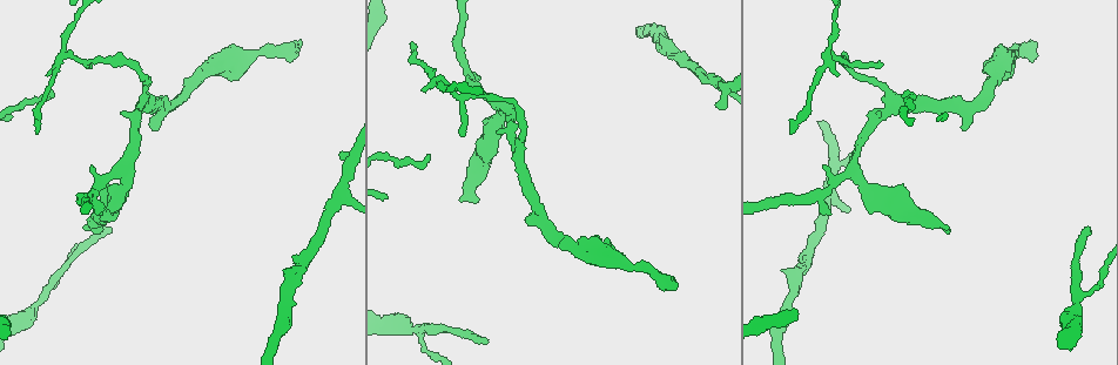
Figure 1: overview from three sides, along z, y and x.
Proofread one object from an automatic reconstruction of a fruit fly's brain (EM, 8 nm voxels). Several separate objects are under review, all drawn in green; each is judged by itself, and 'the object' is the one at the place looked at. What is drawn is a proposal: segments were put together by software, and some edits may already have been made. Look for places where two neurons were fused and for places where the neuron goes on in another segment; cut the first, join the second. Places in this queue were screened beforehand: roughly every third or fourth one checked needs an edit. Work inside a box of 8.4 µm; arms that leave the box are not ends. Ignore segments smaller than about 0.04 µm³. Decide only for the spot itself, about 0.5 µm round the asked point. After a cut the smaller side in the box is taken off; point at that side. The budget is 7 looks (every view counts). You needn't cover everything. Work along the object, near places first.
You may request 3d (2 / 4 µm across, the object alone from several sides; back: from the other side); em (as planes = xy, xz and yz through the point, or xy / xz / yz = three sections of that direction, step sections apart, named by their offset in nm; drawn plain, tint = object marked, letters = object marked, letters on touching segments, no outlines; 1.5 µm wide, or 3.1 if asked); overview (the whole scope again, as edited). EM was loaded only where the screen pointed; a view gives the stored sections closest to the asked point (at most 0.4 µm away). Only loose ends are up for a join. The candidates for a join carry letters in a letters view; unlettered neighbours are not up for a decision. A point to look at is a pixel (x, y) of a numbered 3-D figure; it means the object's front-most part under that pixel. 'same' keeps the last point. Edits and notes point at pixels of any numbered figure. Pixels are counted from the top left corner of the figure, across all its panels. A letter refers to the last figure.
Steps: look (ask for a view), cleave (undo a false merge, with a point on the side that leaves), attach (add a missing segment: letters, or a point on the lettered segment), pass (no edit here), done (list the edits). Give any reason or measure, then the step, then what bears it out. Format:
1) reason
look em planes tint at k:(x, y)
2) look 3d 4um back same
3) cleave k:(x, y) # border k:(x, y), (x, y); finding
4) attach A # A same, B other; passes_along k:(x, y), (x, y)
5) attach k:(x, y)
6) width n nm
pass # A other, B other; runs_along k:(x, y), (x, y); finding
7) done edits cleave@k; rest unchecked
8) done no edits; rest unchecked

abrupt turn
look em planes letters at 1:(67, 42)

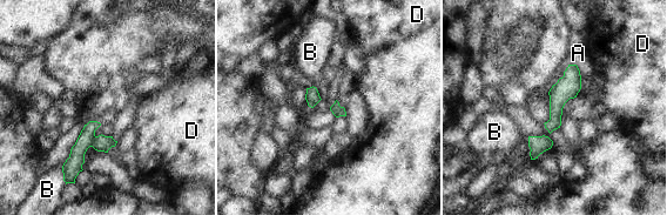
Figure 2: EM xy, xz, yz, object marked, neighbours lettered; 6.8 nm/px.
cleave 2:(73, 166) # A other, B other, D other; part_leaving 2:(573, 67), (550, 127); a second neuron is stuck on

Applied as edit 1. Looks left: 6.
thin end
look em planes letters at 1:(488, 341)

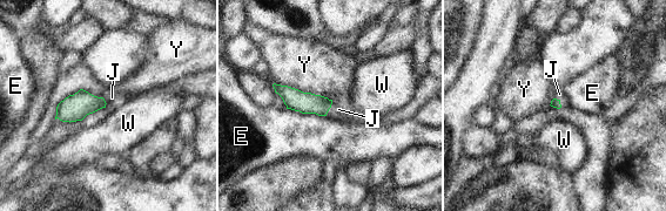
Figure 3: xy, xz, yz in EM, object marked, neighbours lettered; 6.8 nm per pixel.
longest_contact Y 420 nm
attach J # E other, J same, W other, Y other; passes_along 3:(304, 102), (330, 107), (338, 109); it goes on there

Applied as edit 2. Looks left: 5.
done edits cleave@2, attach@3; rest unchecked

